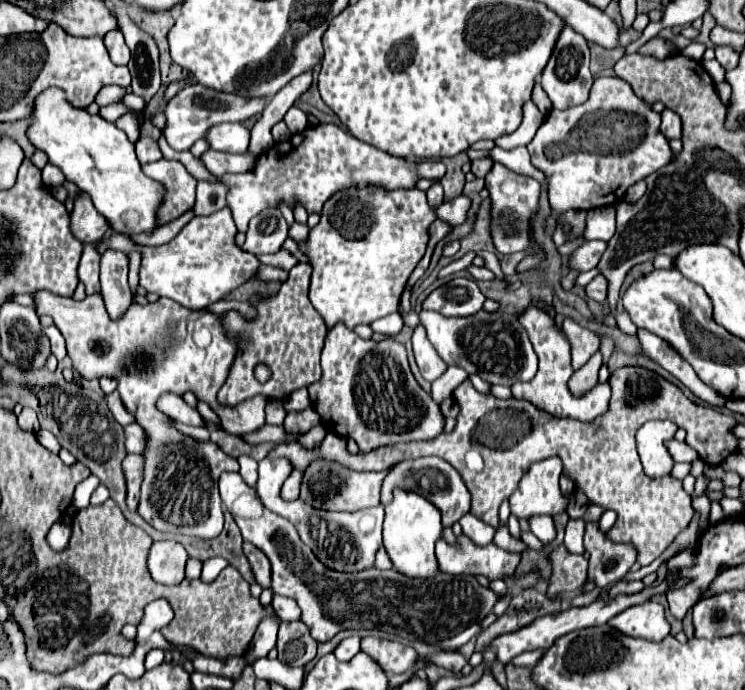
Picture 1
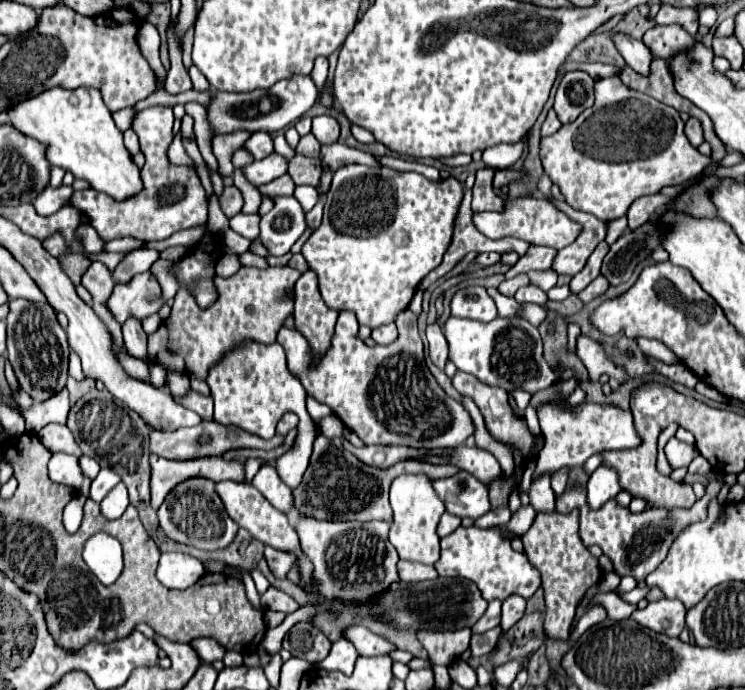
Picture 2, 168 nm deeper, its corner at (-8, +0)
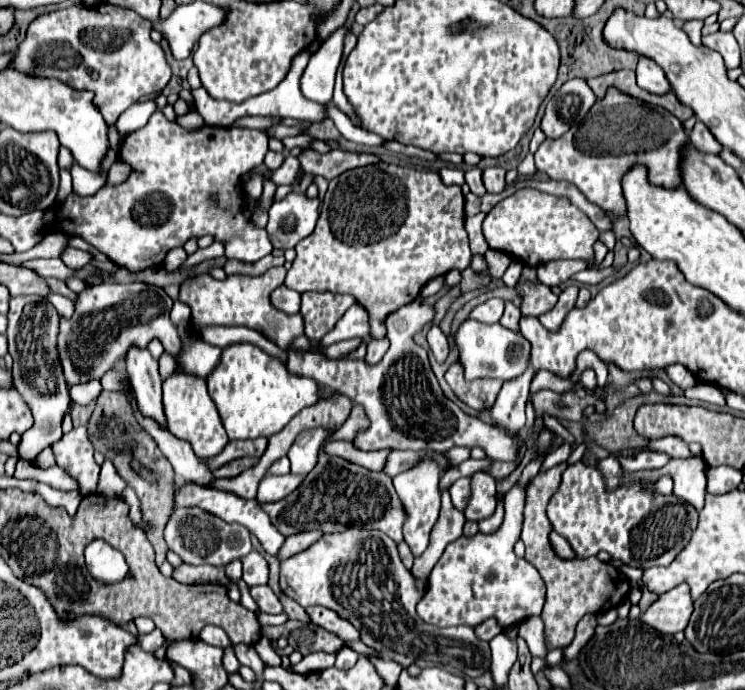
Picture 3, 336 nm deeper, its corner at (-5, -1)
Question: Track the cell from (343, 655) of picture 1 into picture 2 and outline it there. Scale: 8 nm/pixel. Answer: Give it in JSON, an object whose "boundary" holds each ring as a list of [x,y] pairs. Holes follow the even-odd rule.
{"boundary":[[[340,638],[332,644],[330,654],[324,660],[316,662],[314,666],[324,668],[324,670],[340,670],[344,674],[352,674],[356,658],[358,658],[358,652],[356,652],[354,644],[348,642],[346,638]]]}

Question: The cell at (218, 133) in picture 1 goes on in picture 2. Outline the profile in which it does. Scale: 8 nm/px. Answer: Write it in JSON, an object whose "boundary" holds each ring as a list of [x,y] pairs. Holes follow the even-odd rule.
{"boundary":[[[254,132],[254,134],[250,134],[250,138],[242,144],[242,148],[244,148],[246,152],[250,152],[256,160],[260,160],[260,158],[264,158],[266,154],[274,152],[274,150],[272,150],[272,138],[270,138],[266,132]]]}

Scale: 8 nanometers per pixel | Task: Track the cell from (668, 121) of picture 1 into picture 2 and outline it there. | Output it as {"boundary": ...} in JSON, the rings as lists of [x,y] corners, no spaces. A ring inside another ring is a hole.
{"boundary":[[[688,118],[686,126],[684,126],[684,134],[686,134],[686,138],[690,140],[692,146],[698,146],[698,144],[704,142],[704,138],[702,138],[702,126],[700,126],[700,122],[696,118]]]}

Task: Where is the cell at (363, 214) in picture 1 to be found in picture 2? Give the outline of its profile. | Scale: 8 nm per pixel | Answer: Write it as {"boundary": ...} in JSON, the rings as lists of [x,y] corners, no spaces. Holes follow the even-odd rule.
{"boundary":[[[350,164],[334,174],[324,204],[324,220],[302,246],[310,270],[318,274],[318,288],[328,308],[356,314],[358,322],[370,328],[394,322],[410,304],[420,280],[434,270],[452,240],[454,216],[462,200],[462,184],[456,178],[430,182],[416,172],[398,172],[392,168],[370,168]]]}

